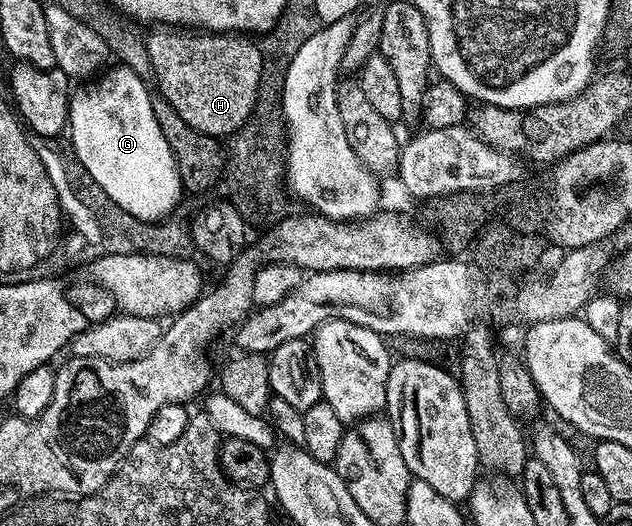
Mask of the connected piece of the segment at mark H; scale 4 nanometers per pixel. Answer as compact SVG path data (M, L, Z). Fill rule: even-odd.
M155 27L152 30L145 38L155 72L155 84L161 95L173 105L189 127L207 136L223 139L238 133L239 128L251 118L258 98L258 85L262 77L260 46L251 42L254 40L250 36L238 32L184 31L179 27Z

